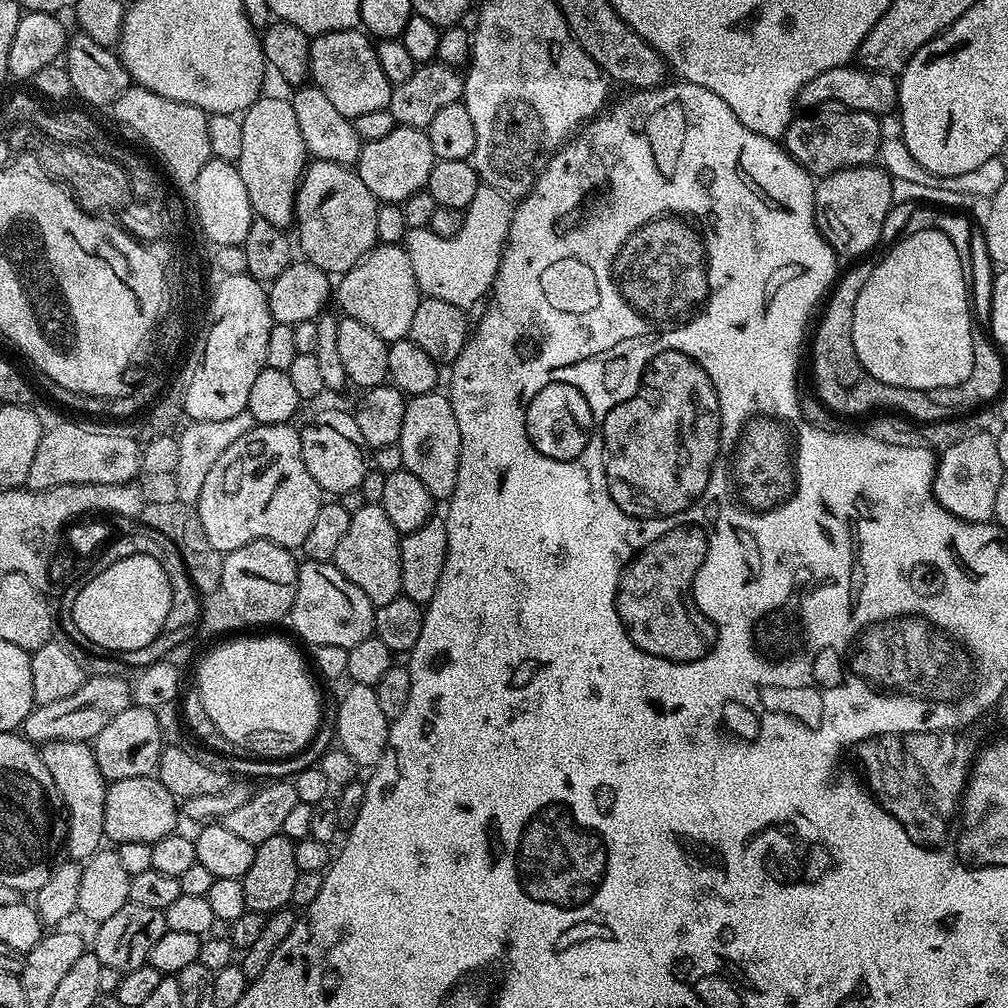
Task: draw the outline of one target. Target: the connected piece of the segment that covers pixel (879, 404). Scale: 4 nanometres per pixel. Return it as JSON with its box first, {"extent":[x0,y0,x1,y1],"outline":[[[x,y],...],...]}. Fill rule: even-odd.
{"extent":[810,262,1005,426],"outline":[[[864,262],[853,263],[856,265],[833,283],[822,304],[824,313],[821,314],[816,329],[814,324],[810,332],[812,388],[816,391],[817,398],[830,411],[837,412],[840,416],[867,417],[869,414],[895,414],[905,421],[923,426],[937,424],[939,420],[955,420],[963,417],[973,410],[991,405],[1005,391],[1004,360],[1000,357],[1001,349],[983,331],[980,333],[980,330],[972,333],[974,370],[970,370],[970,378],[966,378],[966,382],[958,386],[942,388],[931,396],[927,392],[886,386],[882,382],[873,380],[871,376],[865,376],[864,368],[856,361],[852,345],[852,311],[862,286],[866,286],[870,278],[873,265],[860,263]]]}

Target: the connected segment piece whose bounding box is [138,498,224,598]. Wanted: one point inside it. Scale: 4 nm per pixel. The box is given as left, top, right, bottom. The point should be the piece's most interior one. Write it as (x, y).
(178, 520)

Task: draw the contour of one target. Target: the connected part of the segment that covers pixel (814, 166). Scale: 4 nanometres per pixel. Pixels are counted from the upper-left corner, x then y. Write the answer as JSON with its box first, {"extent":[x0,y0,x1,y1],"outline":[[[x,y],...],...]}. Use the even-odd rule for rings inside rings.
{"extent":[782,106,882,177],"outline":[[[824,106],[793,115],[782,135],[782,147],[813,177],[829,176],[843,168],[863,168],[877,159],[882,141],[880,124],[870,112]]]}

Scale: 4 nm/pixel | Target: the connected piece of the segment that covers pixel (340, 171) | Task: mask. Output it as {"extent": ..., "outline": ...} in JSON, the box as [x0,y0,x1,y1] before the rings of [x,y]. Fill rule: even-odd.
{"extent":[294,159,379,274],"outline":[[[313,159],[305,167],[304,175],[300,177],[294,193],[294,229],[296,228],[297,234],[300,235],[298,248],[299,251],[300,248],[304,251],[301,252],[303,259],[309,260],[311,264],[329,274],[348,272],[378,243],[376,235],[379,209],[376,196],[366,190],[366,182],[362,182],[359,174],[349,165]]]}

